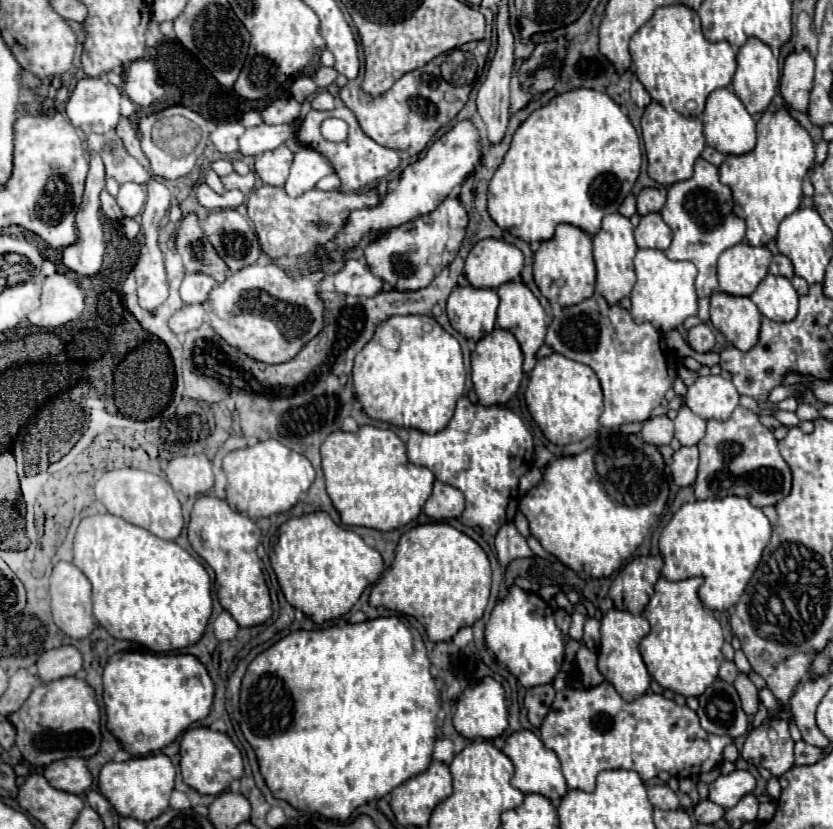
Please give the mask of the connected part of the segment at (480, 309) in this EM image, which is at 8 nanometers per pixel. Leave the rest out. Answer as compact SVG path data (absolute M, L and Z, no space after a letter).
M457 287L447 301L447 317L455 331L471 341L483 339L495 329L499 297L493 289Z

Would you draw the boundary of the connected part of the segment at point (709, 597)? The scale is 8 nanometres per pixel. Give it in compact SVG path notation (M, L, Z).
M731 495L725 499L685 503L661 531L659 551L665 561L661 575L667 581L701 577L699 599L703 605L711 611L725 611L741 599L769 537L769 519L745 497Z

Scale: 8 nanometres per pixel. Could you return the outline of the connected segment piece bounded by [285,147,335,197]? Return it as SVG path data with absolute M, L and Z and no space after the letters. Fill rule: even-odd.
M301 149L299 153L295 153L295 161L291 165L291 173L289 179L285 183L285 191L291 197L299 197L311 189L315 189L317 181L335 173L329 159L325 155L321 155L315 149Z

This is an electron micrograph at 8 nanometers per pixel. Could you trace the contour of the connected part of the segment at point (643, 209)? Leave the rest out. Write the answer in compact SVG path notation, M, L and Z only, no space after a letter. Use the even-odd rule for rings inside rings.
M643 189L637 197L637 213L643 217L647 213L659 213L665 205L665 195L659 189Z

